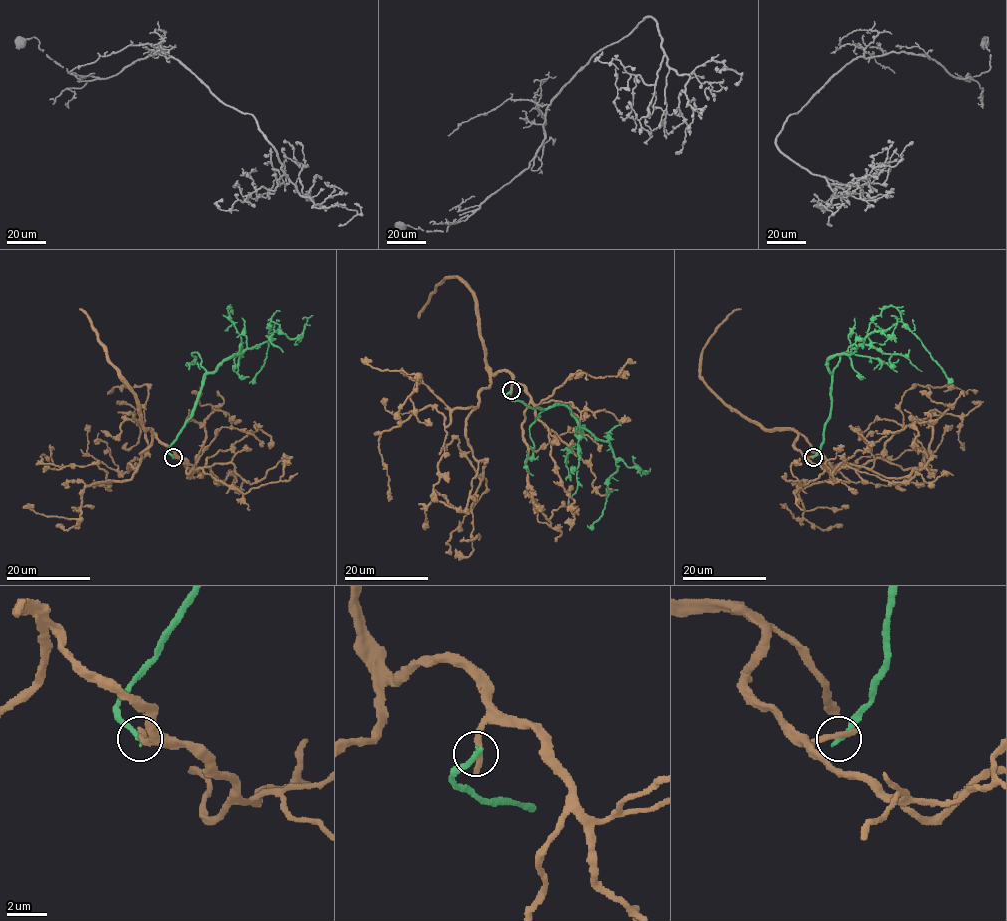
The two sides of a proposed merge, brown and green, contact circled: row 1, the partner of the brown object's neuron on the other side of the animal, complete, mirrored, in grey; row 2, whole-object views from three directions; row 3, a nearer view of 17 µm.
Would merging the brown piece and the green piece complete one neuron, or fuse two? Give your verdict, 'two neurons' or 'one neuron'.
two neurons

